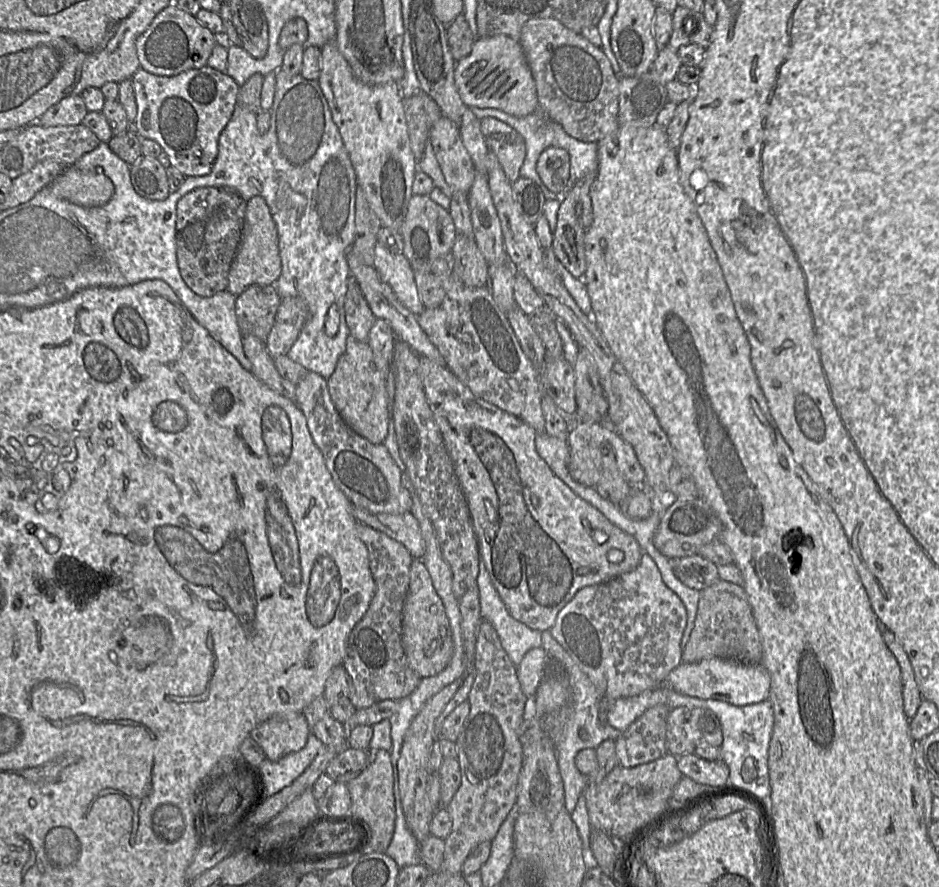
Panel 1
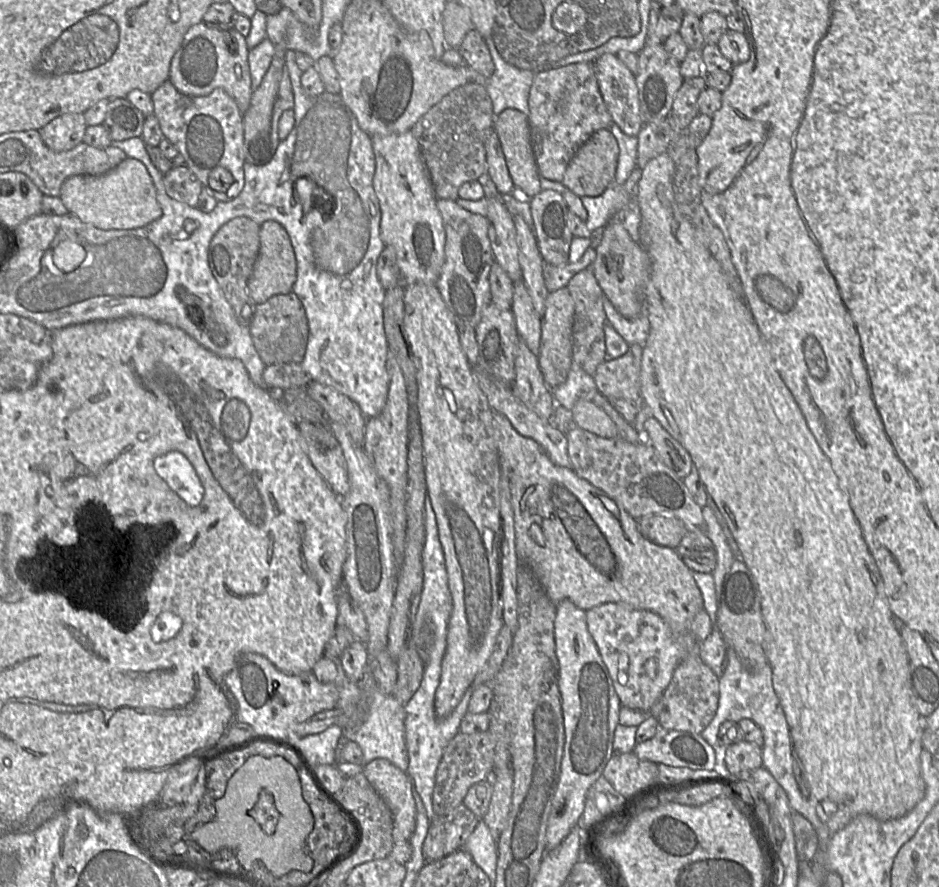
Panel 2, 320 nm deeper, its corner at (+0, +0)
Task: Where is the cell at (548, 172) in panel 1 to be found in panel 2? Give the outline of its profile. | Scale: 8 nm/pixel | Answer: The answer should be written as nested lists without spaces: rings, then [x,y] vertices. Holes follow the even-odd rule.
[[[609,129],[594,132],[572,157],[566,168],[562,184],[579,197],[601,195],[615,182],[619,152],[618,142]]]

